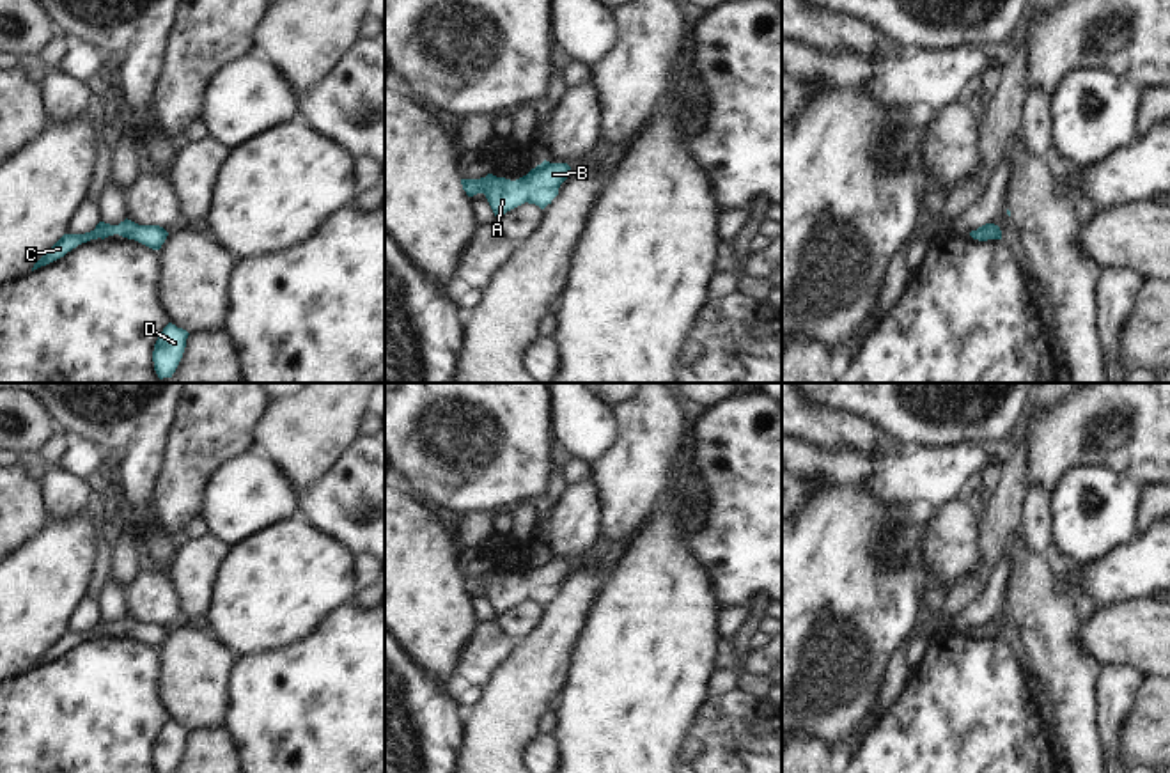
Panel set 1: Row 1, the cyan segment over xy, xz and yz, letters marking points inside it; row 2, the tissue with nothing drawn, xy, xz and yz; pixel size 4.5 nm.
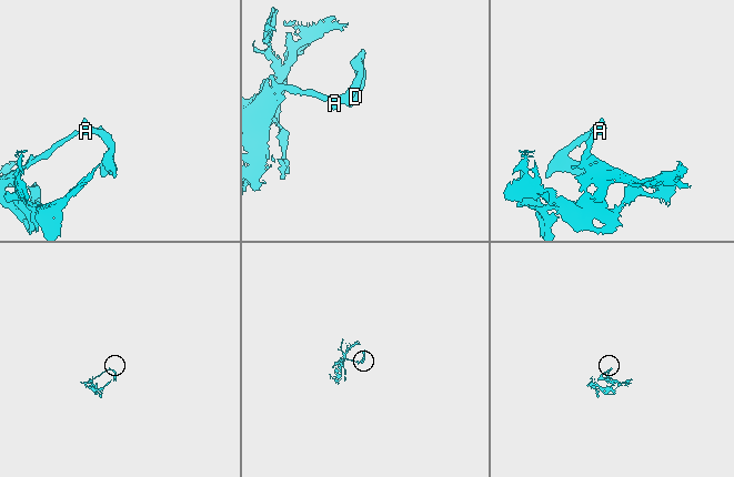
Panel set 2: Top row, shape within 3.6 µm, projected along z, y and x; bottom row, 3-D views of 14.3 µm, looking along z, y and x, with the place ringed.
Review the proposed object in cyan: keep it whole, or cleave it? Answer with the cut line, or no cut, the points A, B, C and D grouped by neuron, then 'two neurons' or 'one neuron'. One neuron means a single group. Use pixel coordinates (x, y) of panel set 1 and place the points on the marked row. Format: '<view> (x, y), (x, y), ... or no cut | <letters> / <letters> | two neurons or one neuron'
no cut | A B C D | one neuron

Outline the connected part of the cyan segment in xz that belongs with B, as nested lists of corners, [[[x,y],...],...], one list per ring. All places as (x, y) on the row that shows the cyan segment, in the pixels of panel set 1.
[[[544,160],[516,181],[488,174],[480,179],[461,179],[461,184],[468,197],[484,193],[495,216],[500,218],[525,202],[544,209],[558,195],[558,188],[569,174],[571,167],[567,163]]]

